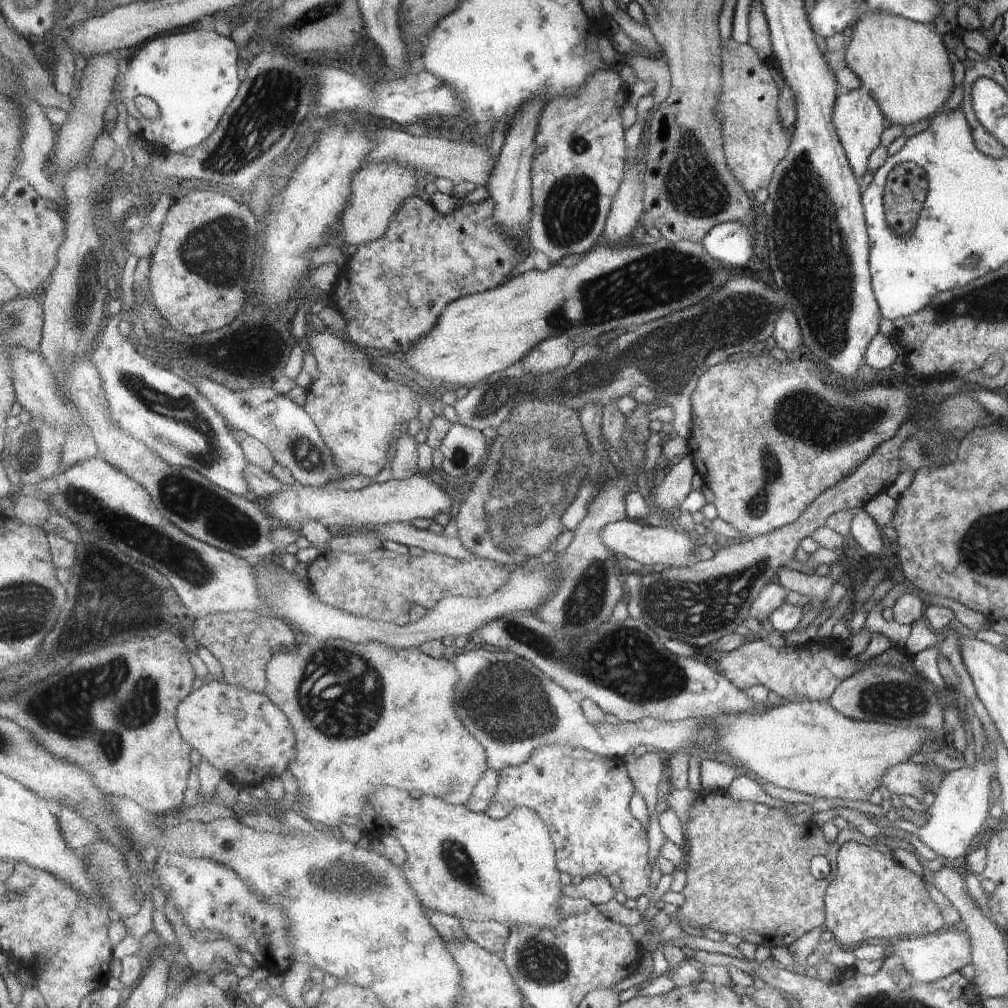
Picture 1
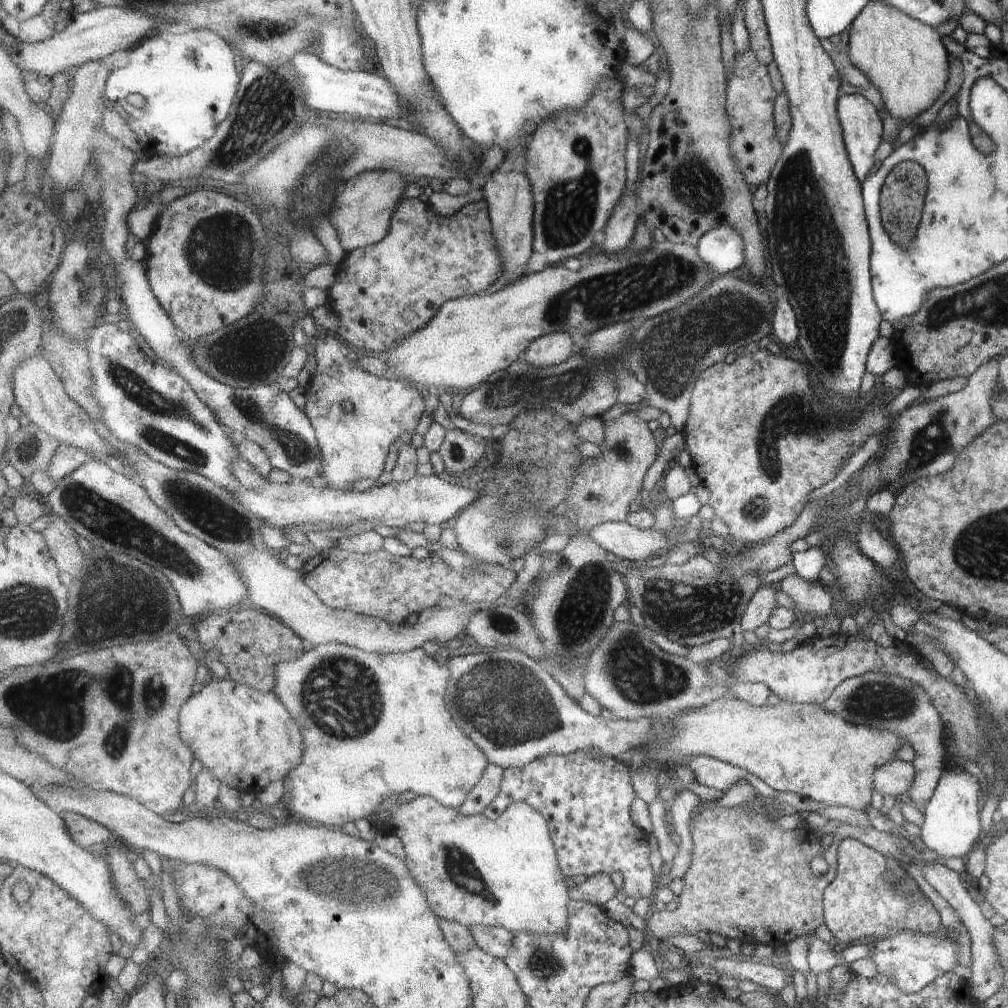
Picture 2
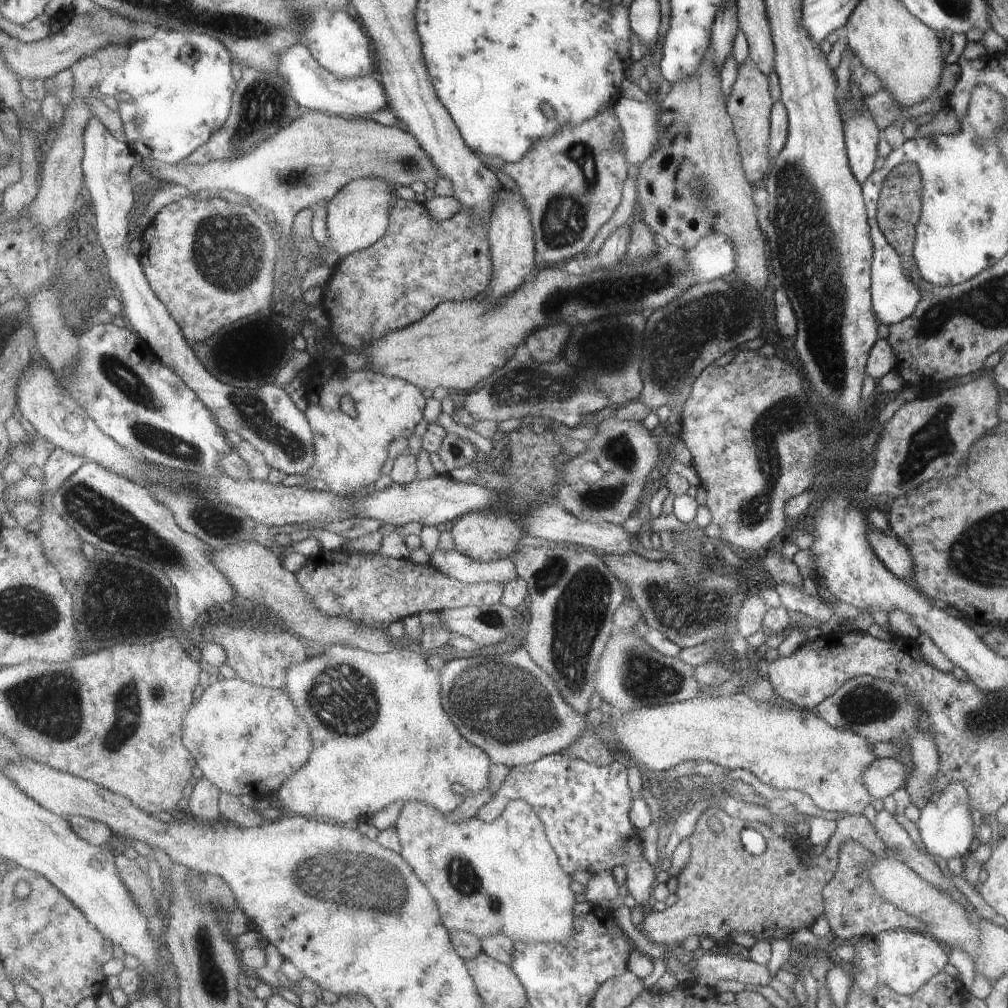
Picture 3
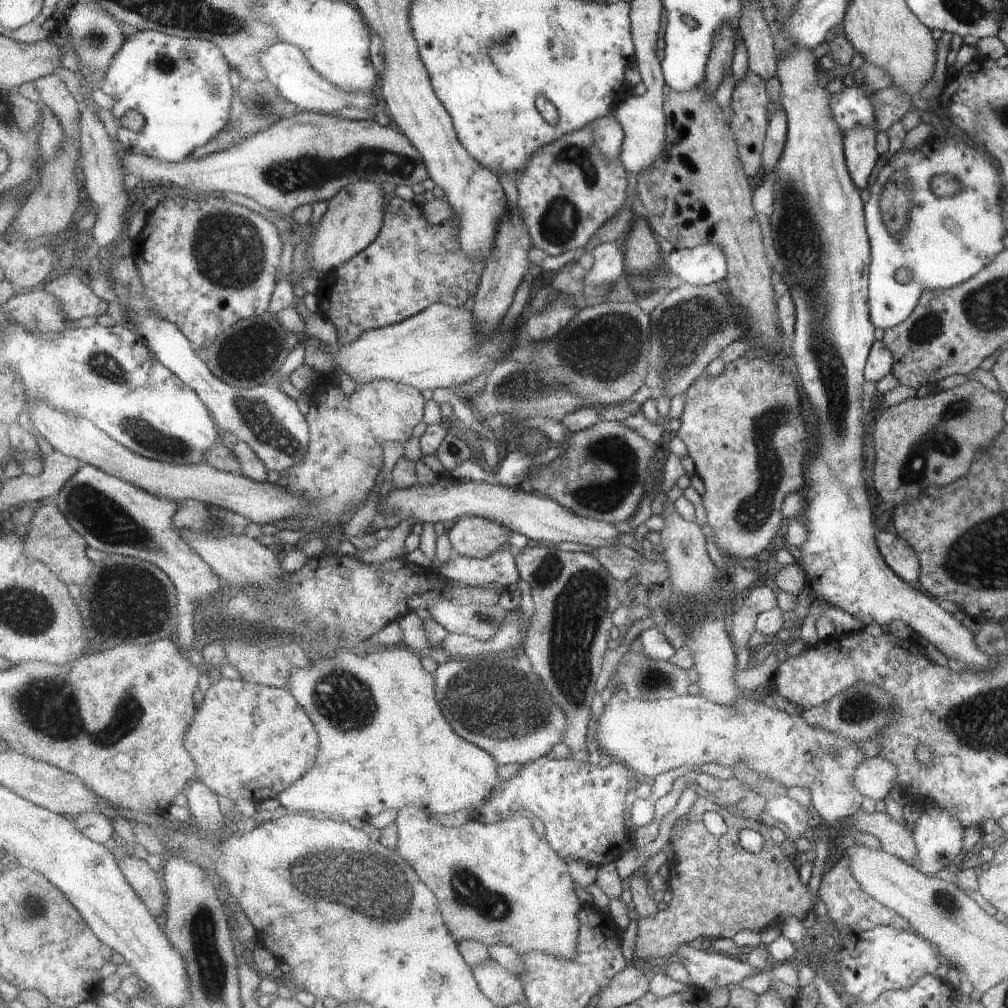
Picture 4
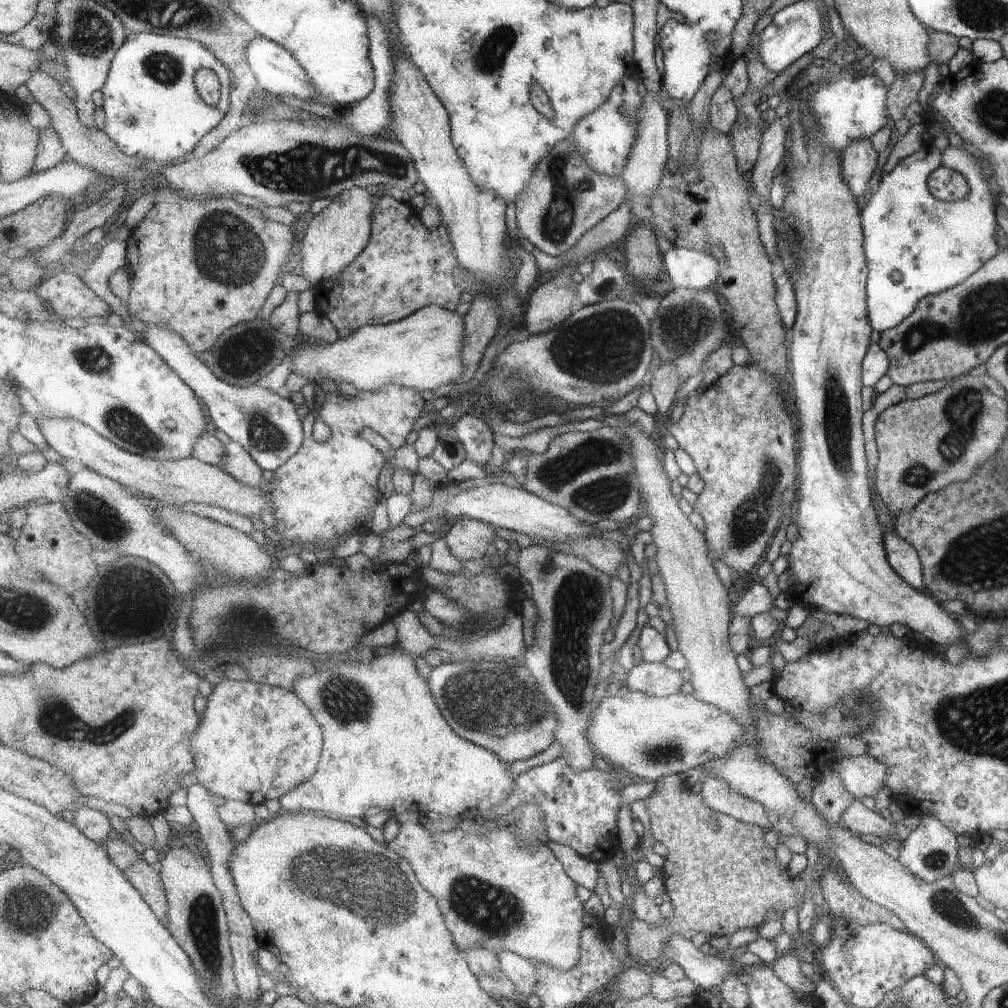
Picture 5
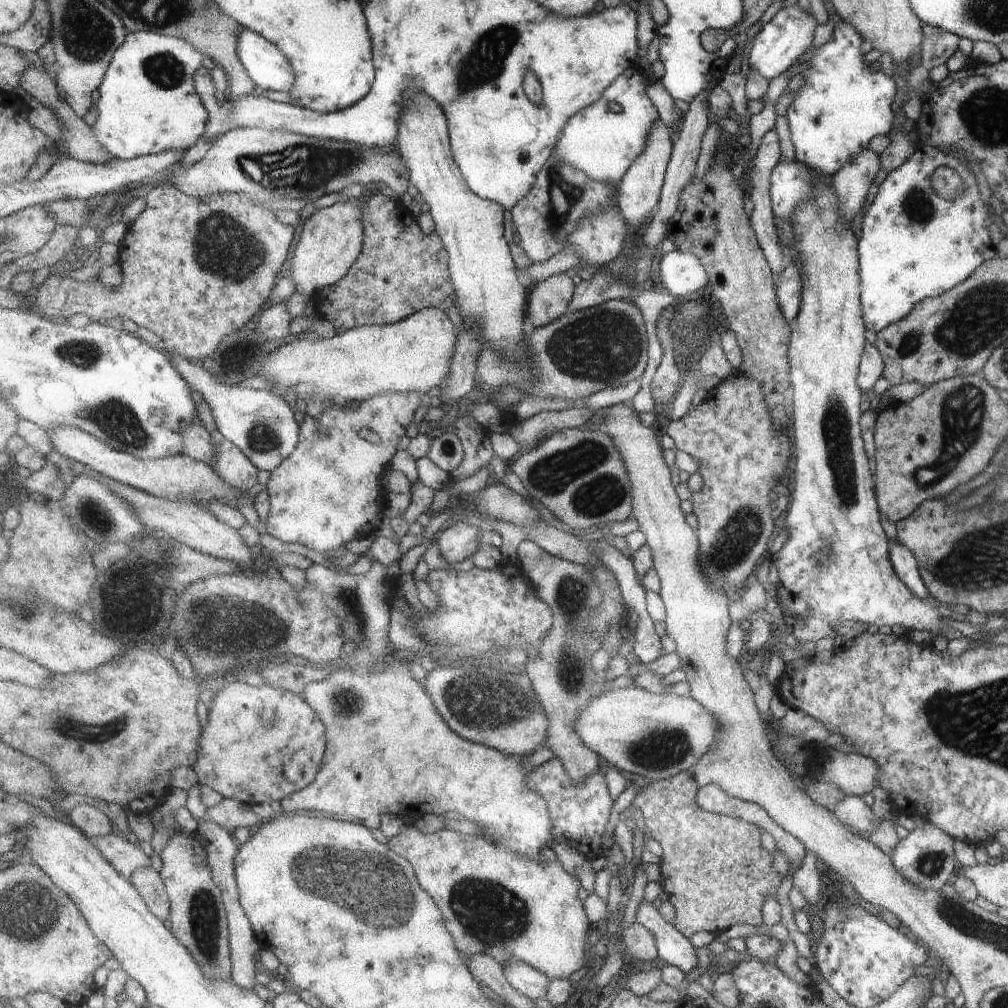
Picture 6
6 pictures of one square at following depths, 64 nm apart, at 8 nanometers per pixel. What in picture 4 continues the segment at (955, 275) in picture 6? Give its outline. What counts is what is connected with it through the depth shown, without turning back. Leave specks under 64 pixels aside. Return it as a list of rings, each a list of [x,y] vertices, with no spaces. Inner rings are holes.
[[[946,136],[943,142],[935,137],[929,138],[917,150],[897,151],[895,164],[899,164],[899,172],[905,172],[909,190],[911,190],[911,208],[907,208],[907,224],[899,238],[891,236],[883,226],[883,215],[879,212],[879,190],[867,188],[869,199],[862,204],[865,218],[865,232],[869,244],[870,263],[868,268],[868,299],[869,320],[875,328],[891,328],[903,322],[911,314],[914,306],[925,290],[947,289],[969,280],[981,268],[993,262],[993,258],[1003,250],[1002,239],[1007,232],[1002,221],[1001,206],[1004,189],[1001,184],[1001,174],[995,162],[980,147],[971,143],[965,137],[951,138]],[[949,174],[961,182],[961,194],[951,198],[935,198],[929,190],[930,180],[935,175]],[[903,268],[909,274],[909,282],[900,284],[894,278],[895,271]]]

